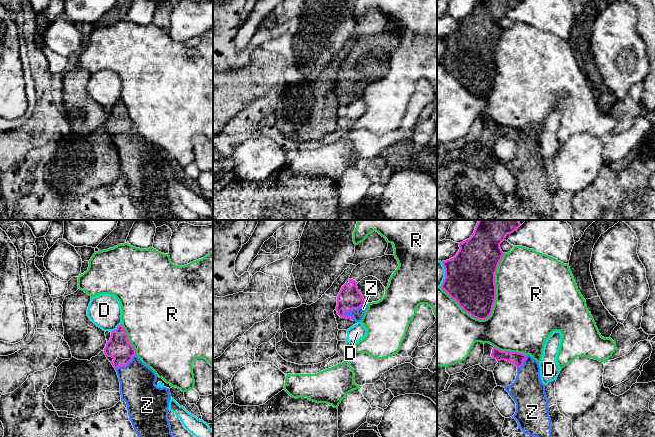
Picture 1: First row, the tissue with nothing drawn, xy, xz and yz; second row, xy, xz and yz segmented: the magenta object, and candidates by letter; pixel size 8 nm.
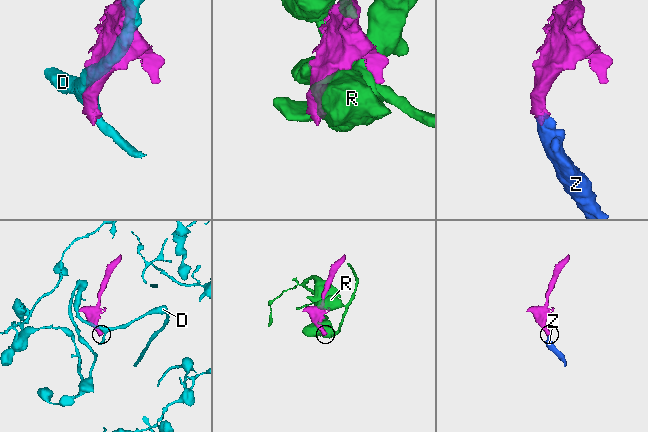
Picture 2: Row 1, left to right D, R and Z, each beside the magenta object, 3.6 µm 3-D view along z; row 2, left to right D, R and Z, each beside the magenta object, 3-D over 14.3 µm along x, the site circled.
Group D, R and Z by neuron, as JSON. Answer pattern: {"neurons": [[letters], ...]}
{"neurons": [["D"], ["R"], ["Z"]]}

